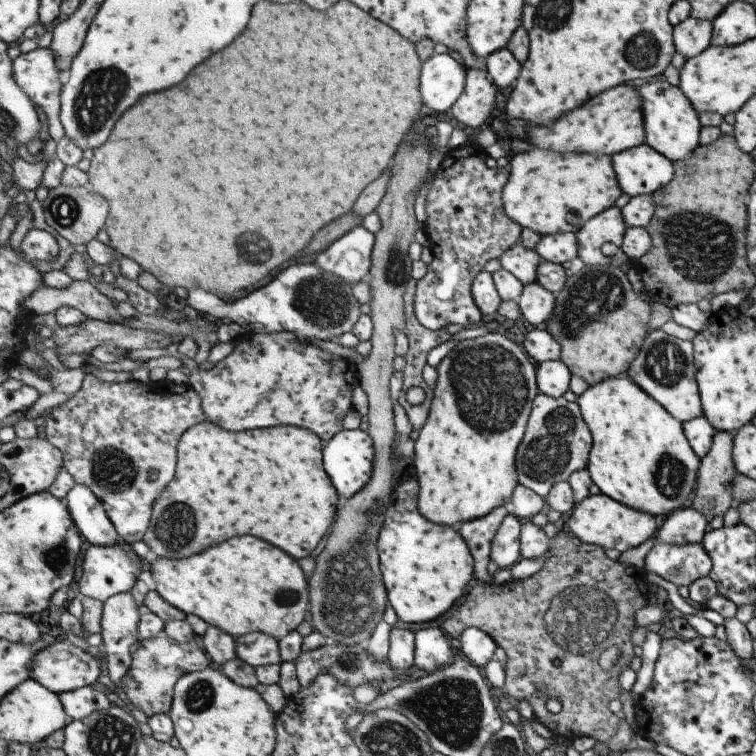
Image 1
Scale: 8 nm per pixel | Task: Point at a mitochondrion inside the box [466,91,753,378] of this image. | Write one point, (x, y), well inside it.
(700, 247)

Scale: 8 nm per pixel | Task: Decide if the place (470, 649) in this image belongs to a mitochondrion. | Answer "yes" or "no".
no

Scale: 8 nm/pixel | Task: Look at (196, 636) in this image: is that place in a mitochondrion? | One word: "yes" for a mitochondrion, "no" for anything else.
no

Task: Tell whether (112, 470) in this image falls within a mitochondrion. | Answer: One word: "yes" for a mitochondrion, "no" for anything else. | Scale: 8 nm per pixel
yes

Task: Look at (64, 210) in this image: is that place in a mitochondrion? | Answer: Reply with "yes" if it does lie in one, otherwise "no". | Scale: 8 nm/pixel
yes

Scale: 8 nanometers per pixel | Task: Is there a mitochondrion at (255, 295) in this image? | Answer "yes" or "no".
no

